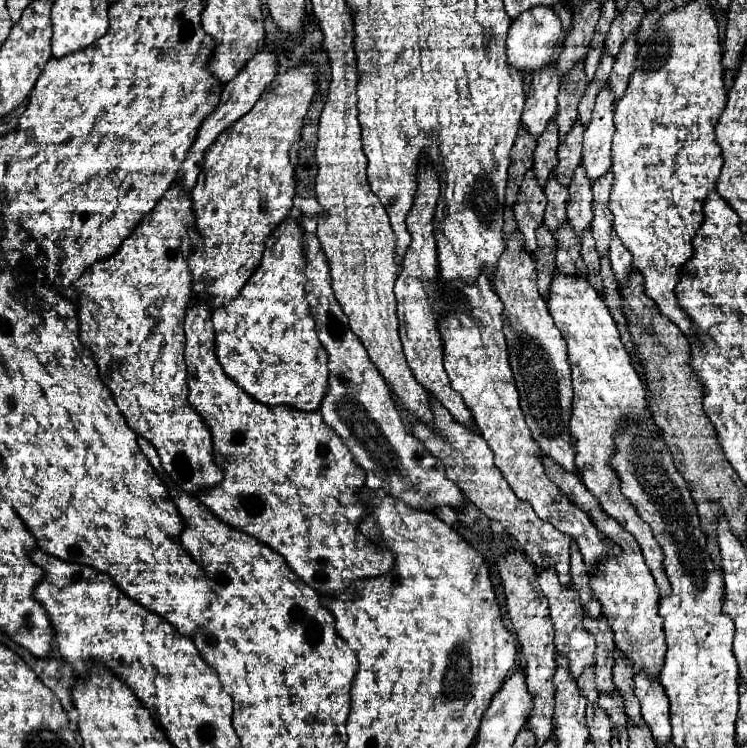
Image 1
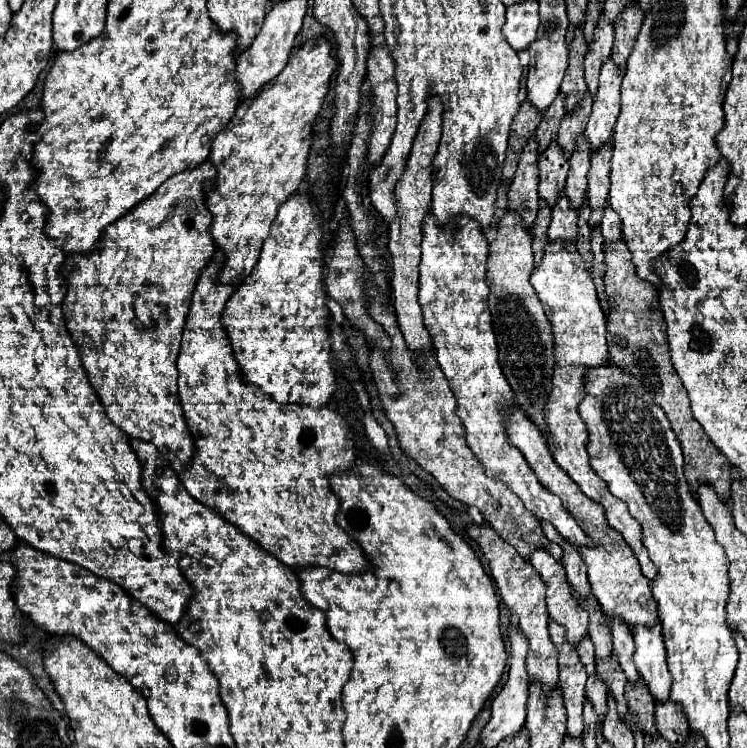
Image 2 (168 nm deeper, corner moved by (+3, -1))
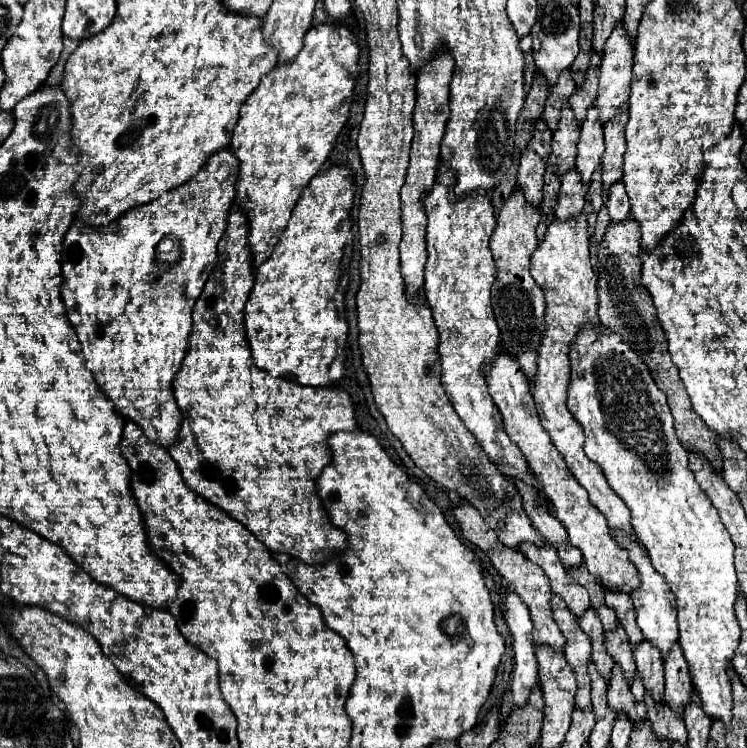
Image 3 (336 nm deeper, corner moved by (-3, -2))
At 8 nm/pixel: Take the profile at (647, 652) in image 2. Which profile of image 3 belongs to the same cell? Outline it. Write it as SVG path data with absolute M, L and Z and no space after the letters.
M614 532L614 538L616 538L618 544L622 544L622 548L626 548L630 552L630 560L634 562L634 566L638 568L640 578L642 578L642 586L632 592L632 602L634 602L634 608L636 608L638 628L642 630L644 640L648 640L654 648L658 648L660 654L662 654L662 658L666 658L670 654L672 646L678 640L676 600L674 600L674 594L670 592L670 588L664 582L664 578L654 570L654 566L650 564L650 556L646 556L646 550L636 540L630 540L628 536L622 536L622 532Z

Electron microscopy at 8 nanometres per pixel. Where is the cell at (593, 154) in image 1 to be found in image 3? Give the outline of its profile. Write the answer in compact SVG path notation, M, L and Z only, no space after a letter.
M616 26L604 46L604 58L600 64L600 88L596 110L600 122L606 124L616 118L622 106L628 102L630 82L632 82L632 52L634 46L630 38Z

